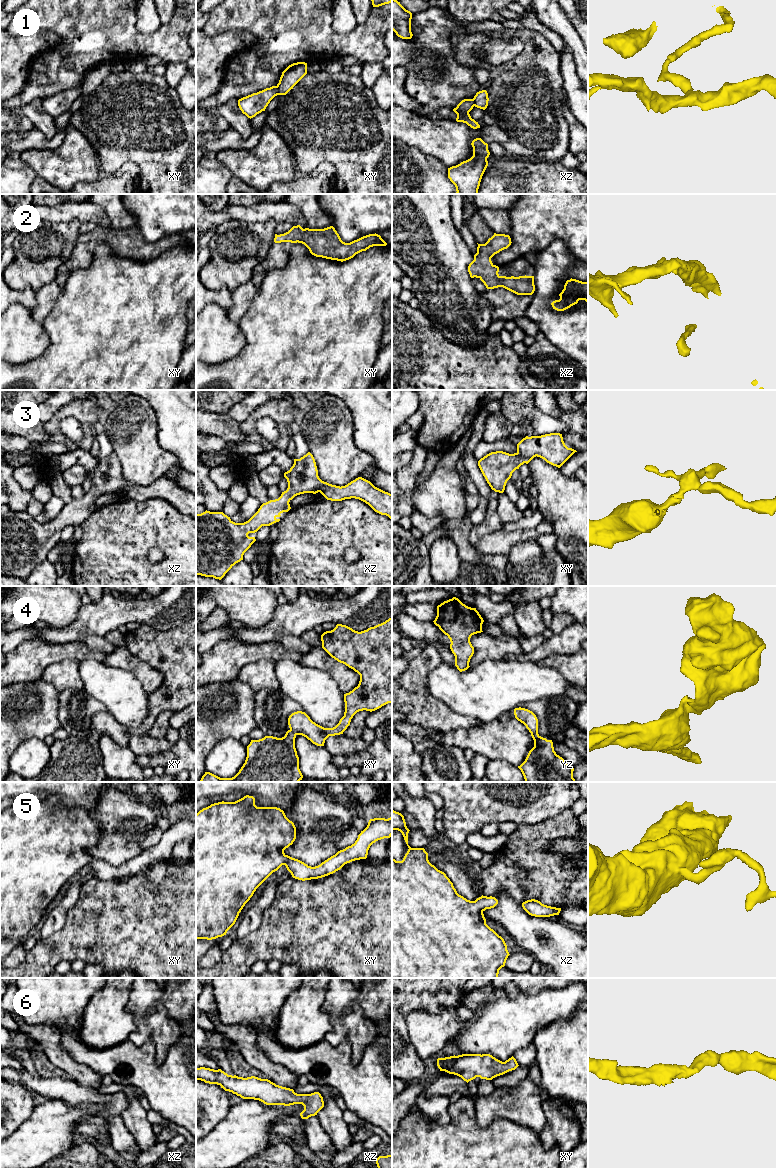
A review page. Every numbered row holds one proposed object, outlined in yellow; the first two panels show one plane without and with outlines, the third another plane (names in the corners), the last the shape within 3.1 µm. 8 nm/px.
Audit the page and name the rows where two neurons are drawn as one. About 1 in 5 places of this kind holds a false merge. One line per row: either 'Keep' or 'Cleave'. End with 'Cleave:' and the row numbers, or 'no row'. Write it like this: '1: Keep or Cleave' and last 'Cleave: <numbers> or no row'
1: Cleave
2: Keep
3: Keep
4: Keep
5: Keep
6: Keep
Cleave: 1

